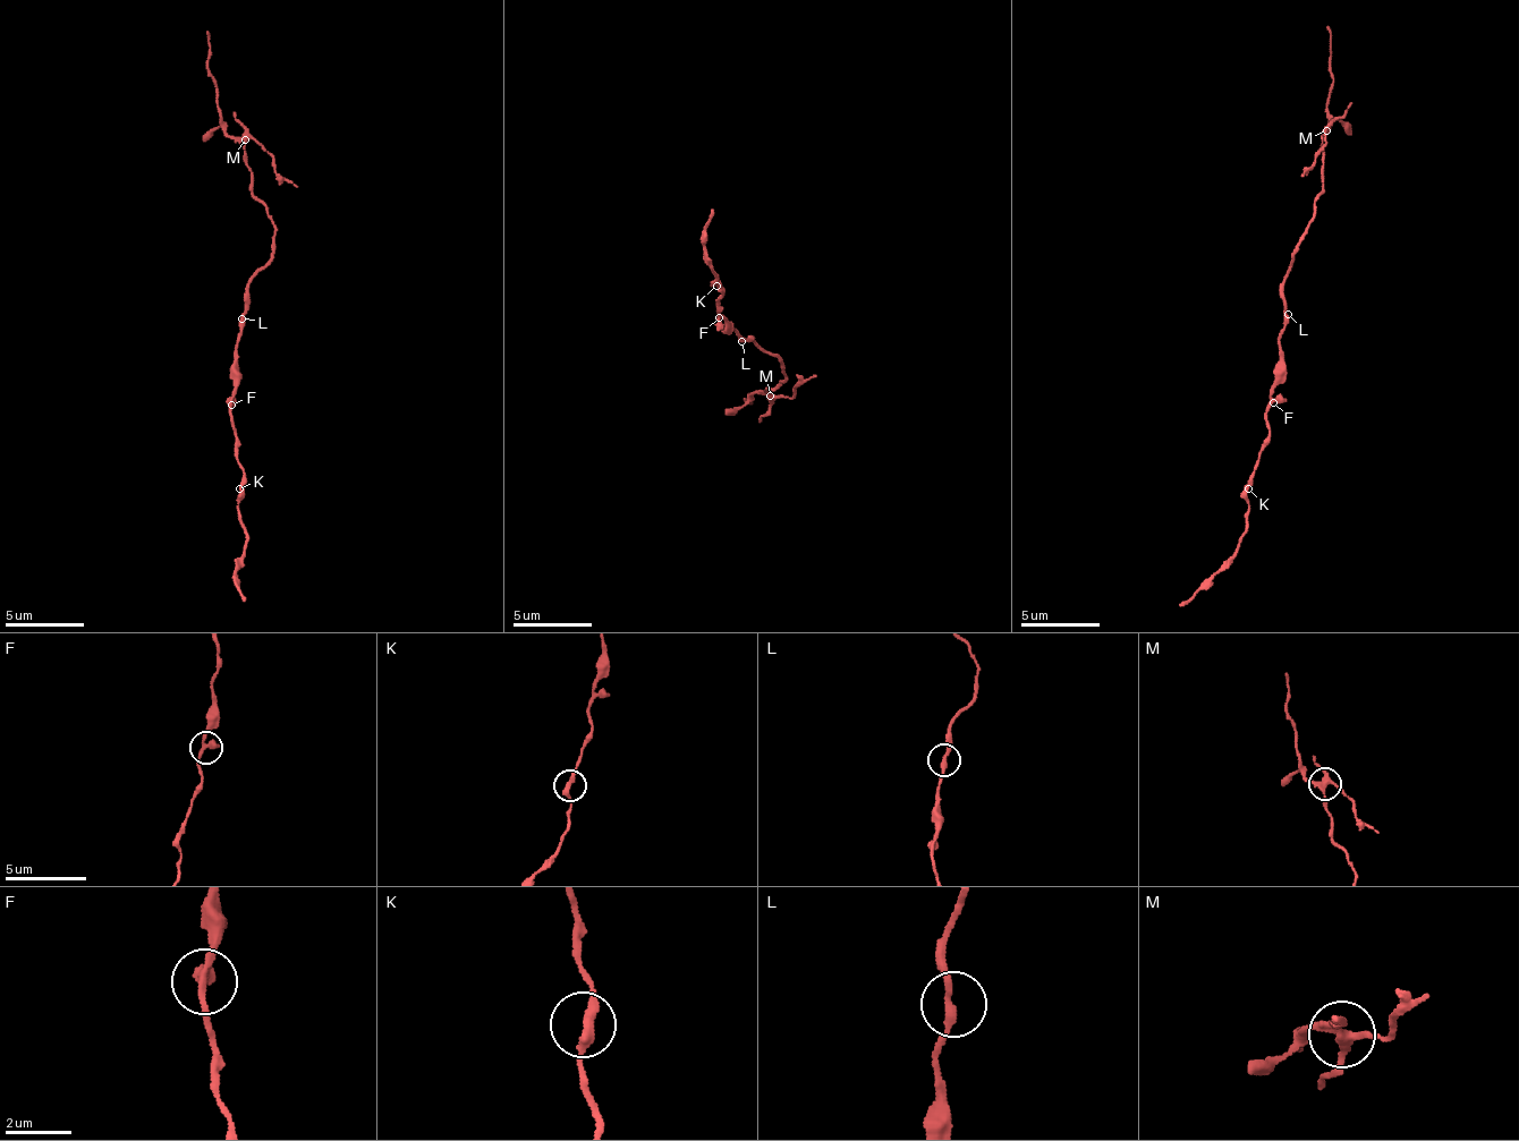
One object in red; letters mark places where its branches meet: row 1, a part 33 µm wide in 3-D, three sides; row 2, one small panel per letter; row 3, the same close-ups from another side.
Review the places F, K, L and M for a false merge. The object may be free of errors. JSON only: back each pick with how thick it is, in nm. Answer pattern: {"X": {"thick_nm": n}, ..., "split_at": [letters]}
{"M": {"thick_nm": 240}, "split_at": ["M"]}

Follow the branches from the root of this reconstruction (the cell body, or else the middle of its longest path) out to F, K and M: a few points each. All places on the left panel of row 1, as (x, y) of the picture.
F: (245, 322), (237, 341), (237, 385), (231, 392), (231, 405)
K: (245, 322), (237, 341), (237, 385), (231, 392), (230, 408), (234, 451), (244, 474), (244, 485), (239, 488)
M: (245, 322), (245, 282), (272, 256), (274, 222), (266, 206), (252, 192), (252, 168), (245, 141)

